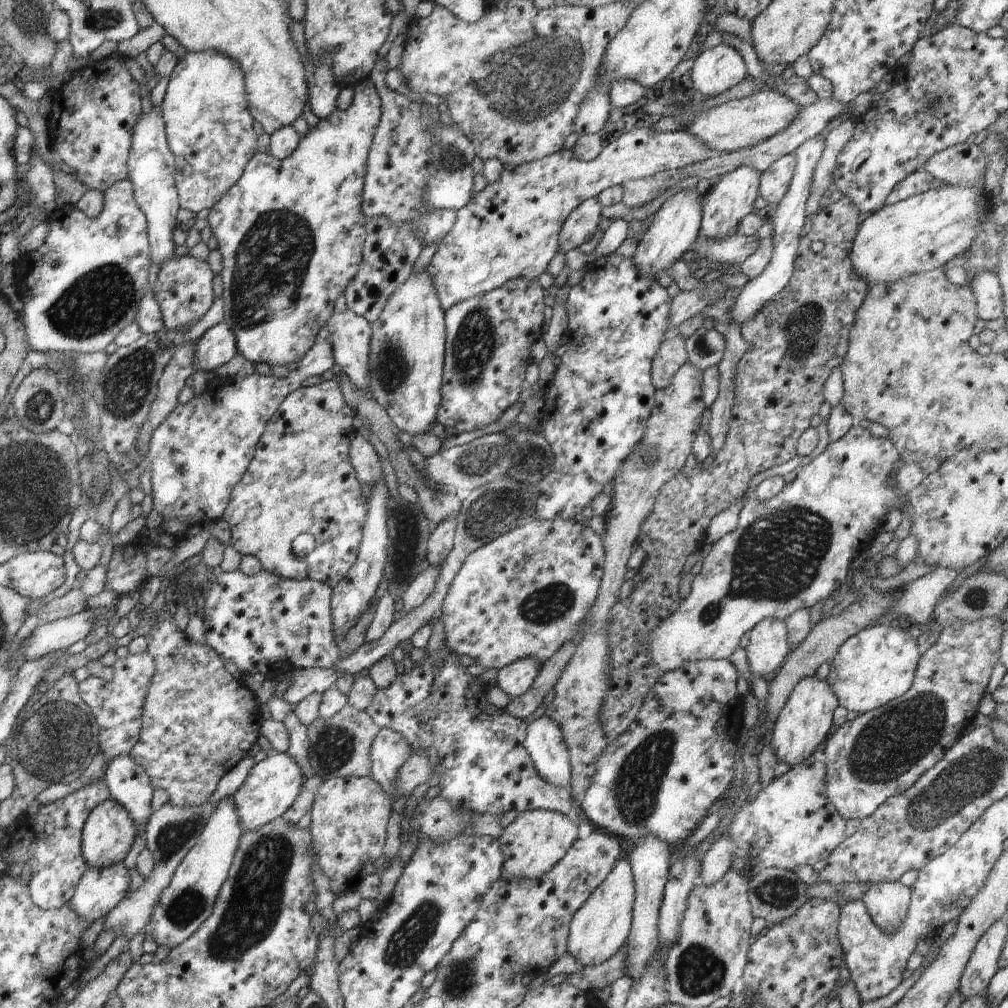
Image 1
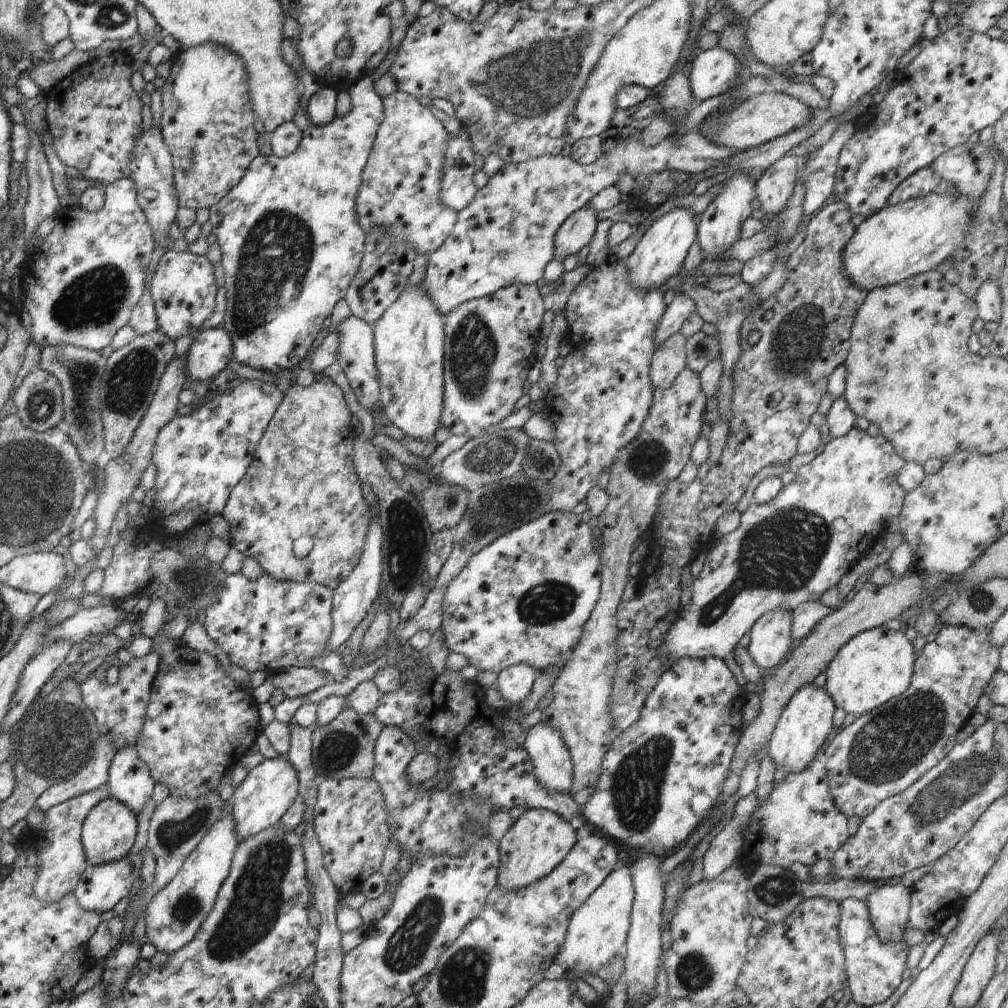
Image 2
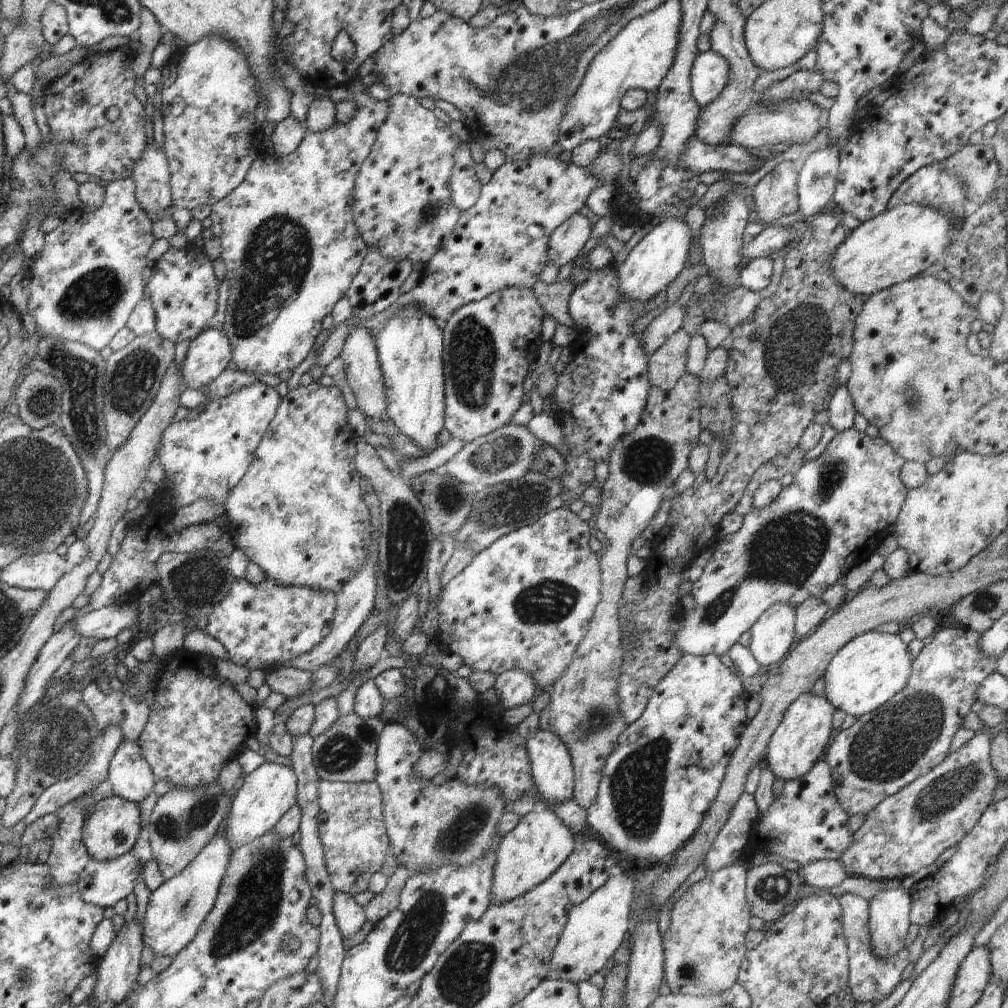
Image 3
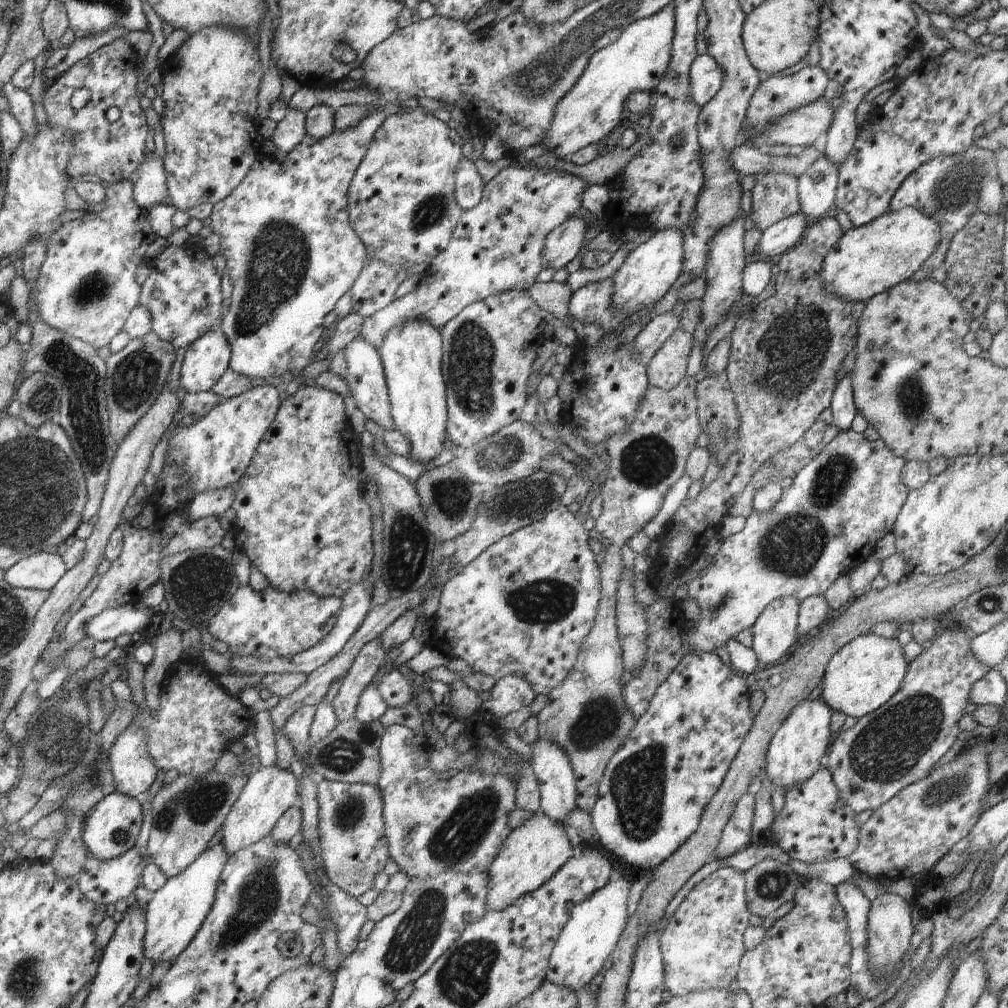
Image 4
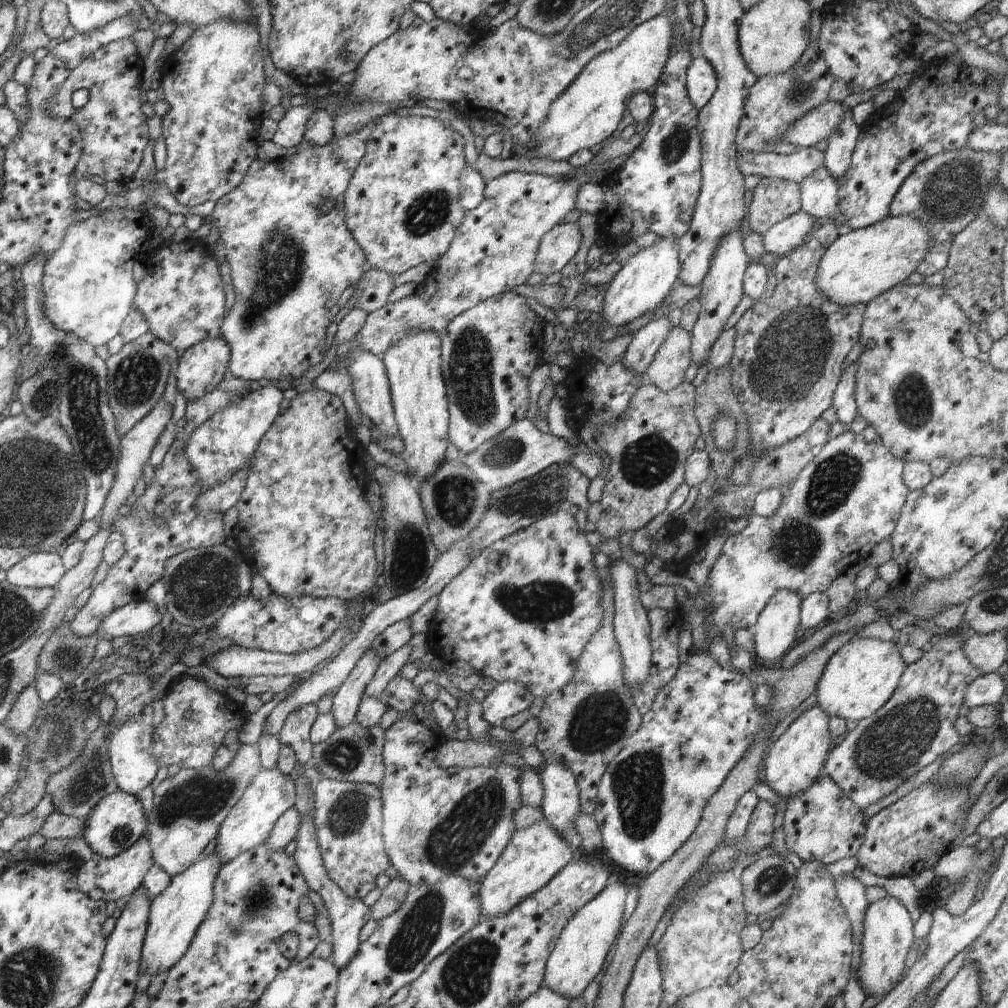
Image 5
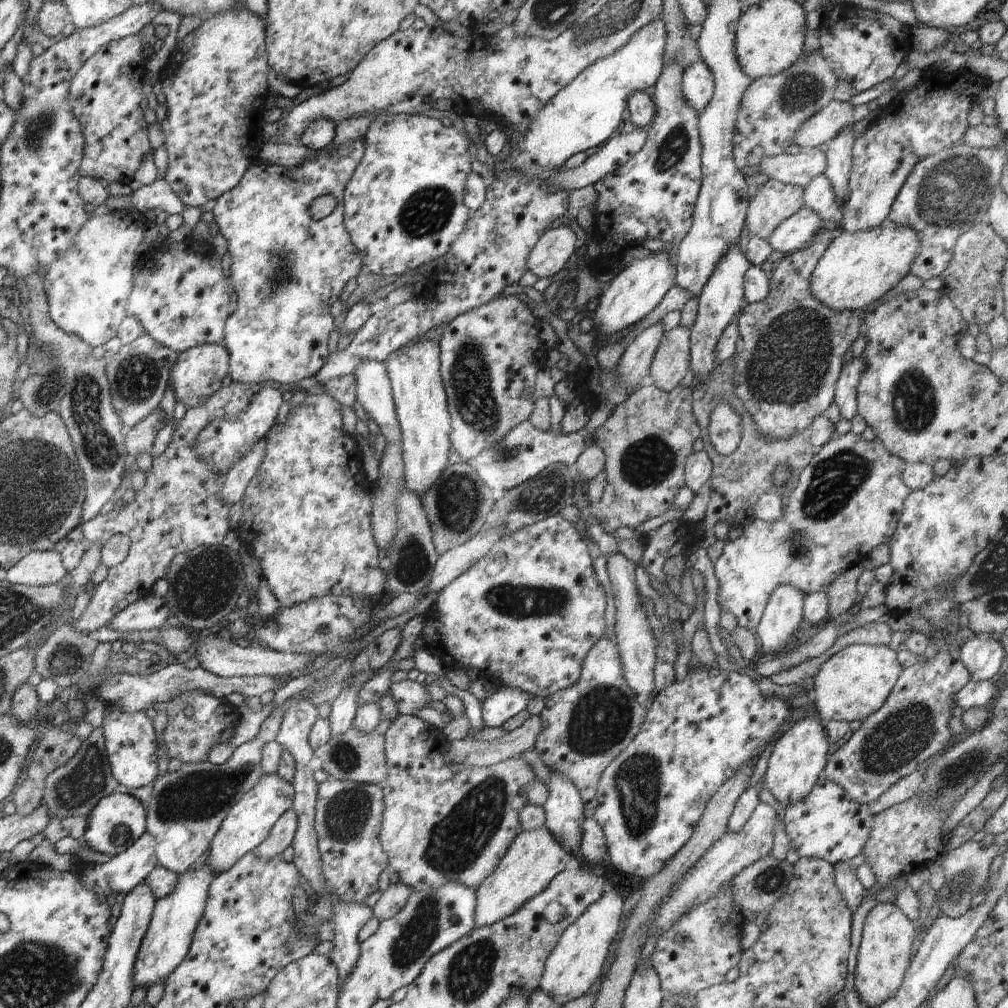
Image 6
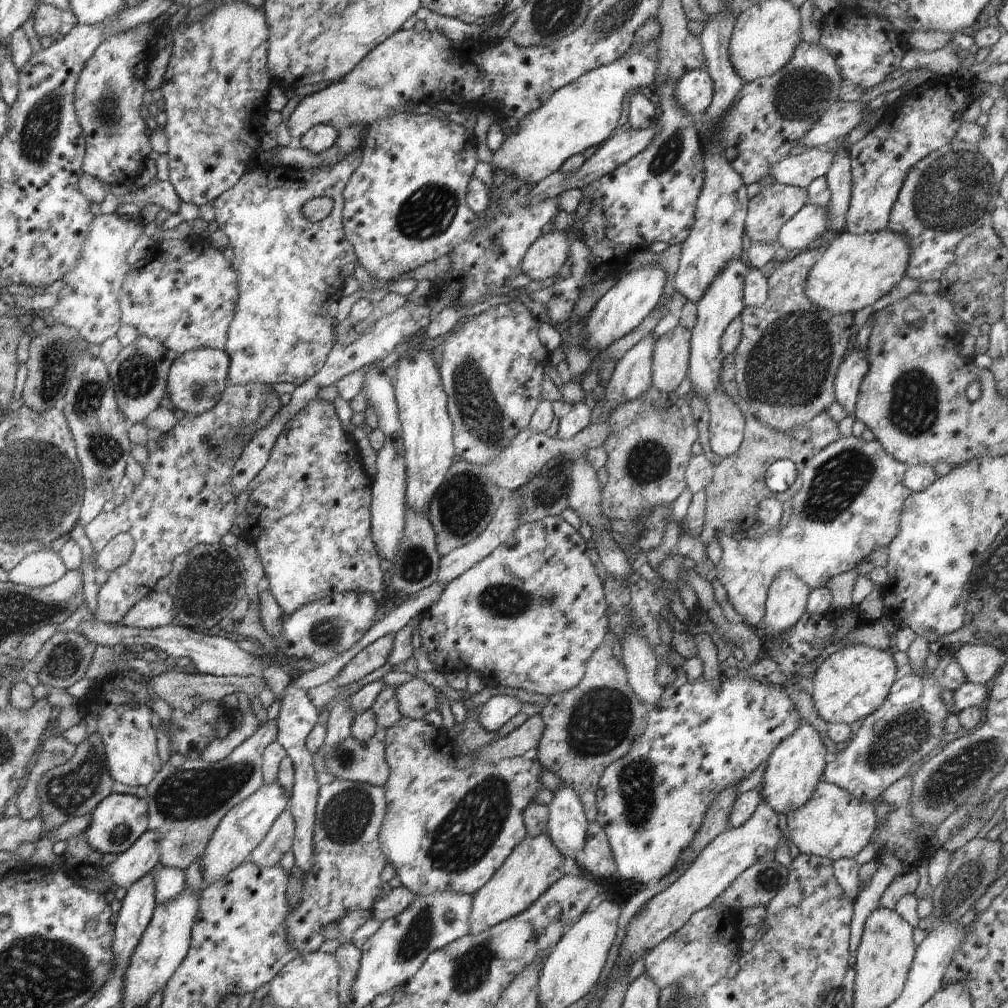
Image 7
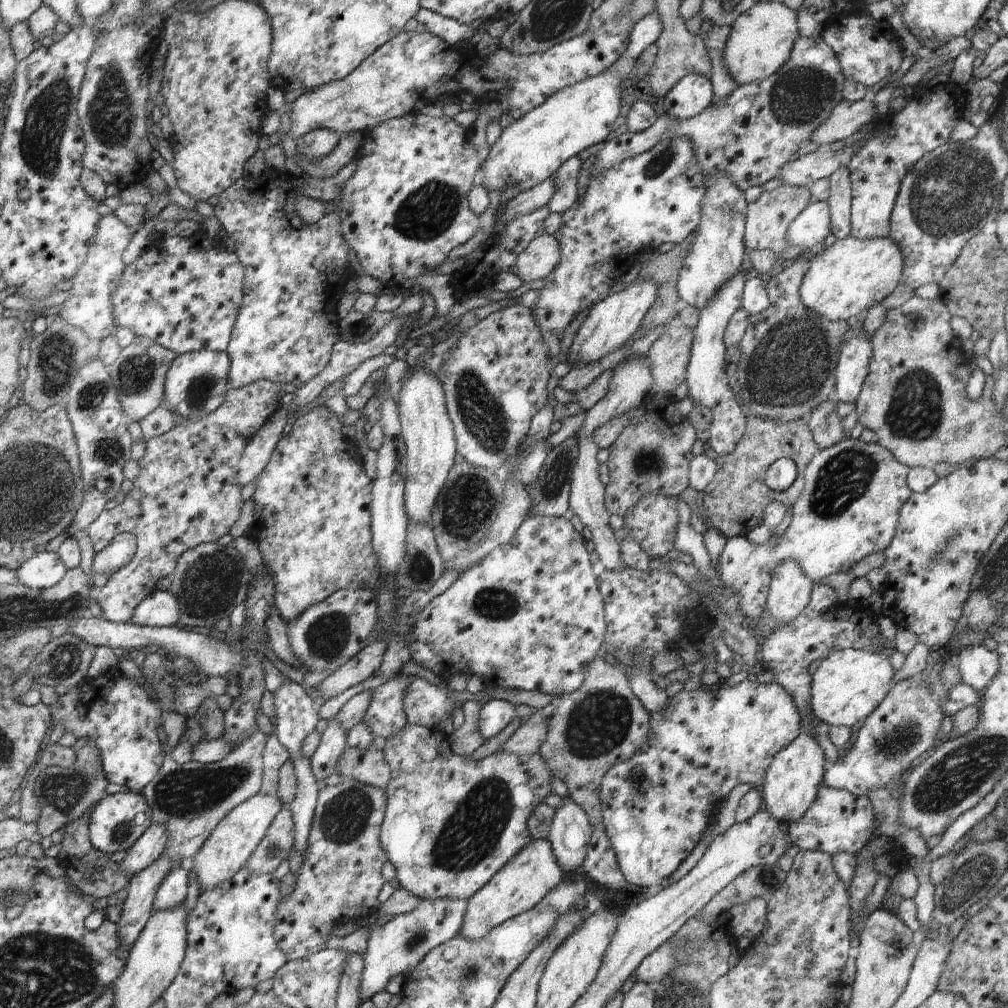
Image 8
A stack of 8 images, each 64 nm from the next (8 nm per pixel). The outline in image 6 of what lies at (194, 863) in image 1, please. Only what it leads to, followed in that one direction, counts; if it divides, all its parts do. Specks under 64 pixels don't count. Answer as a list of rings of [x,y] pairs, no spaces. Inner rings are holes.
[[[207,862],[196,870],[188,869],[185,873],[178,875],[178,884],[172,890],[172,894],[156,900],[148,930],[140,944],[138,958],[134,962],[134,974],[132,974],[134,988],[142,986],[144,990],[147,990],[158,980],[165,980],[186,958],[194,930],[206,908],[208,888],[214,877],[215,874],[208,868]]]

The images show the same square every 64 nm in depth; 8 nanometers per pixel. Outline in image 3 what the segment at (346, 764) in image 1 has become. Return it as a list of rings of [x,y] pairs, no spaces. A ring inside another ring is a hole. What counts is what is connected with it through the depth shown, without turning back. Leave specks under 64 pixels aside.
[[[356,713],[339,716],[324,734],[313,738],[311,748],[313,765],[320,780],[343,783],[374,781],[377,773],[378,738],[383,728],[384,722],[379,717],[364,720]]]

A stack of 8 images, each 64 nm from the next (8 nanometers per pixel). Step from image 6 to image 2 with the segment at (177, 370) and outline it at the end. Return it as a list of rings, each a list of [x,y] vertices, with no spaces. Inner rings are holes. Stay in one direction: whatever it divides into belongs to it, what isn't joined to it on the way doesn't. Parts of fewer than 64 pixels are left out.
[[[222,325],[196,334],[186,352],[186,372],[192,381],[216,377],[233,359],[233,344]]]

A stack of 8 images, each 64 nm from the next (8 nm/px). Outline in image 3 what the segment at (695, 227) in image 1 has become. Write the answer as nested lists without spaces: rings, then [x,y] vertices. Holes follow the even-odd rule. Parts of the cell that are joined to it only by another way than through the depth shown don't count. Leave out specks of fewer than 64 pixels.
[[[668,218],[660,222],[640,240],[626,260],[617,268],[618,292],[622,298],[633,298],[648,303],[660,292],[666,290],[668,284],[674,281],[686,266],[689,258],[692,231],[686,222],[676,218]]]

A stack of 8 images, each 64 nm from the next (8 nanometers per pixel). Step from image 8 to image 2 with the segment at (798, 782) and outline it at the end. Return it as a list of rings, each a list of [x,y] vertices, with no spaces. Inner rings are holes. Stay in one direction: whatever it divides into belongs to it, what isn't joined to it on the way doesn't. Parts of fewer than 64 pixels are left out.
[[[812,684],[802,686],[780,715],[780,720],[768,743],[768,756],[772,758],[776,770],[781,769],[785,774],[802,772],[810,766],[819,750],[822,750],[835,732],[833,714],[837,706],[832,698],[822,688],[814,688]]]

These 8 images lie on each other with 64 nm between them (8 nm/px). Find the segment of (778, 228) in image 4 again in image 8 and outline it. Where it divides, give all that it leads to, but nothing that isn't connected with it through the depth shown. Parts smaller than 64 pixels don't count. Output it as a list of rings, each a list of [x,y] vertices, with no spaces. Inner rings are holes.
[[[827,201],[810,203],[804,212],[788,226],[786,240],[790,246],[809,249],[827,242],[830,236],[830,206]]]

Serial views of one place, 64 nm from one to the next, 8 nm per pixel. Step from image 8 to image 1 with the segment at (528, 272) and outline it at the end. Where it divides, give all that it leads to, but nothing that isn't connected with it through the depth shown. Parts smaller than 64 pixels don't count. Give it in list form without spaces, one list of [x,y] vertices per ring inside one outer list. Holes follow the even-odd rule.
[[[596,198],[582,202],[564,221],[558,236],[558,252],[580,248],[596,233],[601,221],[602,207]]]

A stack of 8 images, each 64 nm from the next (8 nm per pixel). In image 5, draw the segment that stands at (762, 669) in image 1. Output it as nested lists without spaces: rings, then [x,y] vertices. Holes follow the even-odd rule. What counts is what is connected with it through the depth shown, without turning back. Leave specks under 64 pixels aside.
[[[778,590],[768,601],[764,610],[757,617],[756,624],[751,628],[755,642],[755,654],[761,664],[772,665],[781,659],[800,640],[801,597],[790,590]]]

